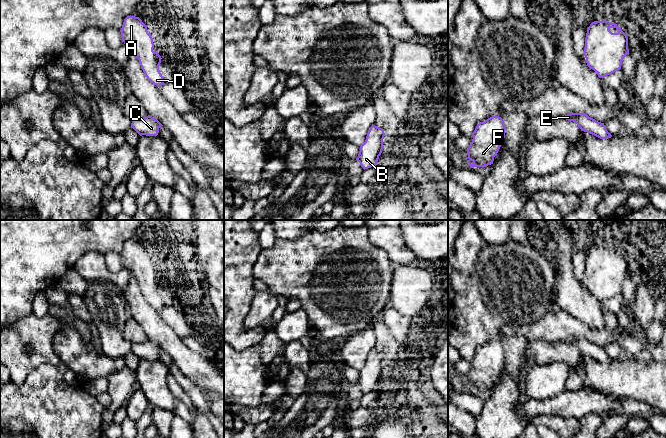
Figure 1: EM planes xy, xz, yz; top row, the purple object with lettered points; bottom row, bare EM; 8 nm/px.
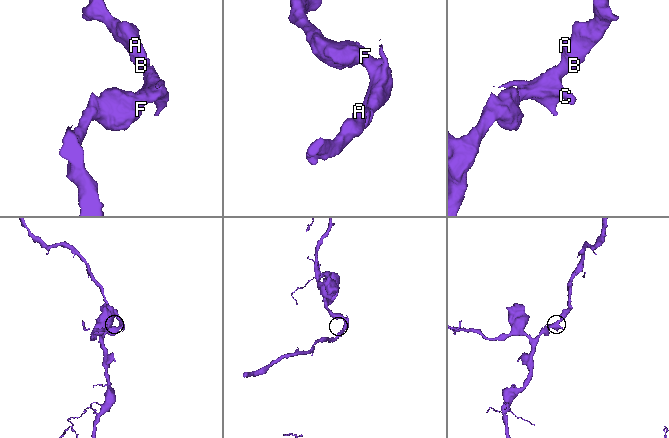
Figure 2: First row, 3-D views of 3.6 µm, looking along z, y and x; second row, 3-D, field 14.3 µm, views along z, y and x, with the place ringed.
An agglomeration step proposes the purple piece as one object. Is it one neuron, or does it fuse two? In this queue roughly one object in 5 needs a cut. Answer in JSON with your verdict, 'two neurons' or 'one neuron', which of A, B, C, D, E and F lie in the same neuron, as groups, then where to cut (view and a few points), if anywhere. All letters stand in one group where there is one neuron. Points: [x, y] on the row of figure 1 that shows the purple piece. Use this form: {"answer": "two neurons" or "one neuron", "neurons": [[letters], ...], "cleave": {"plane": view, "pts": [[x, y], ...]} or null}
{"answer": "one neuron", "neurons": [["A", "B", "C", "D", "E", "F"]], "cleave": null}

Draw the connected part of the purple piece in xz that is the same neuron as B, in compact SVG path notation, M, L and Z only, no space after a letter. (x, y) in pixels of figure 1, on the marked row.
M372 125L367 133L365 142L360 146L356 160L365 170L376 166L379 156L383 150L383 139L385 133L382 128Z

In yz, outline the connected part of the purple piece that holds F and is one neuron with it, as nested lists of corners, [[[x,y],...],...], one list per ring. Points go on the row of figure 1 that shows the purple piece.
[[[492,116],[480,122],[474,132],[473,139],[467,148],[470,168],[485,167],[493,164],[505,138],[504,121],[499,116]]]

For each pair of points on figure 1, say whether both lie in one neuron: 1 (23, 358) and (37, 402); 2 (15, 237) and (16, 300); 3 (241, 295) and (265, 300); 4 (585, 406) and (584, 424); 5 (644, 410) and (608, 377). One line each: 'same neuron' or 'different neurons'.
1: different neurons
2: same neuron
3: different neurons
4: different neurons
5: different neurons

